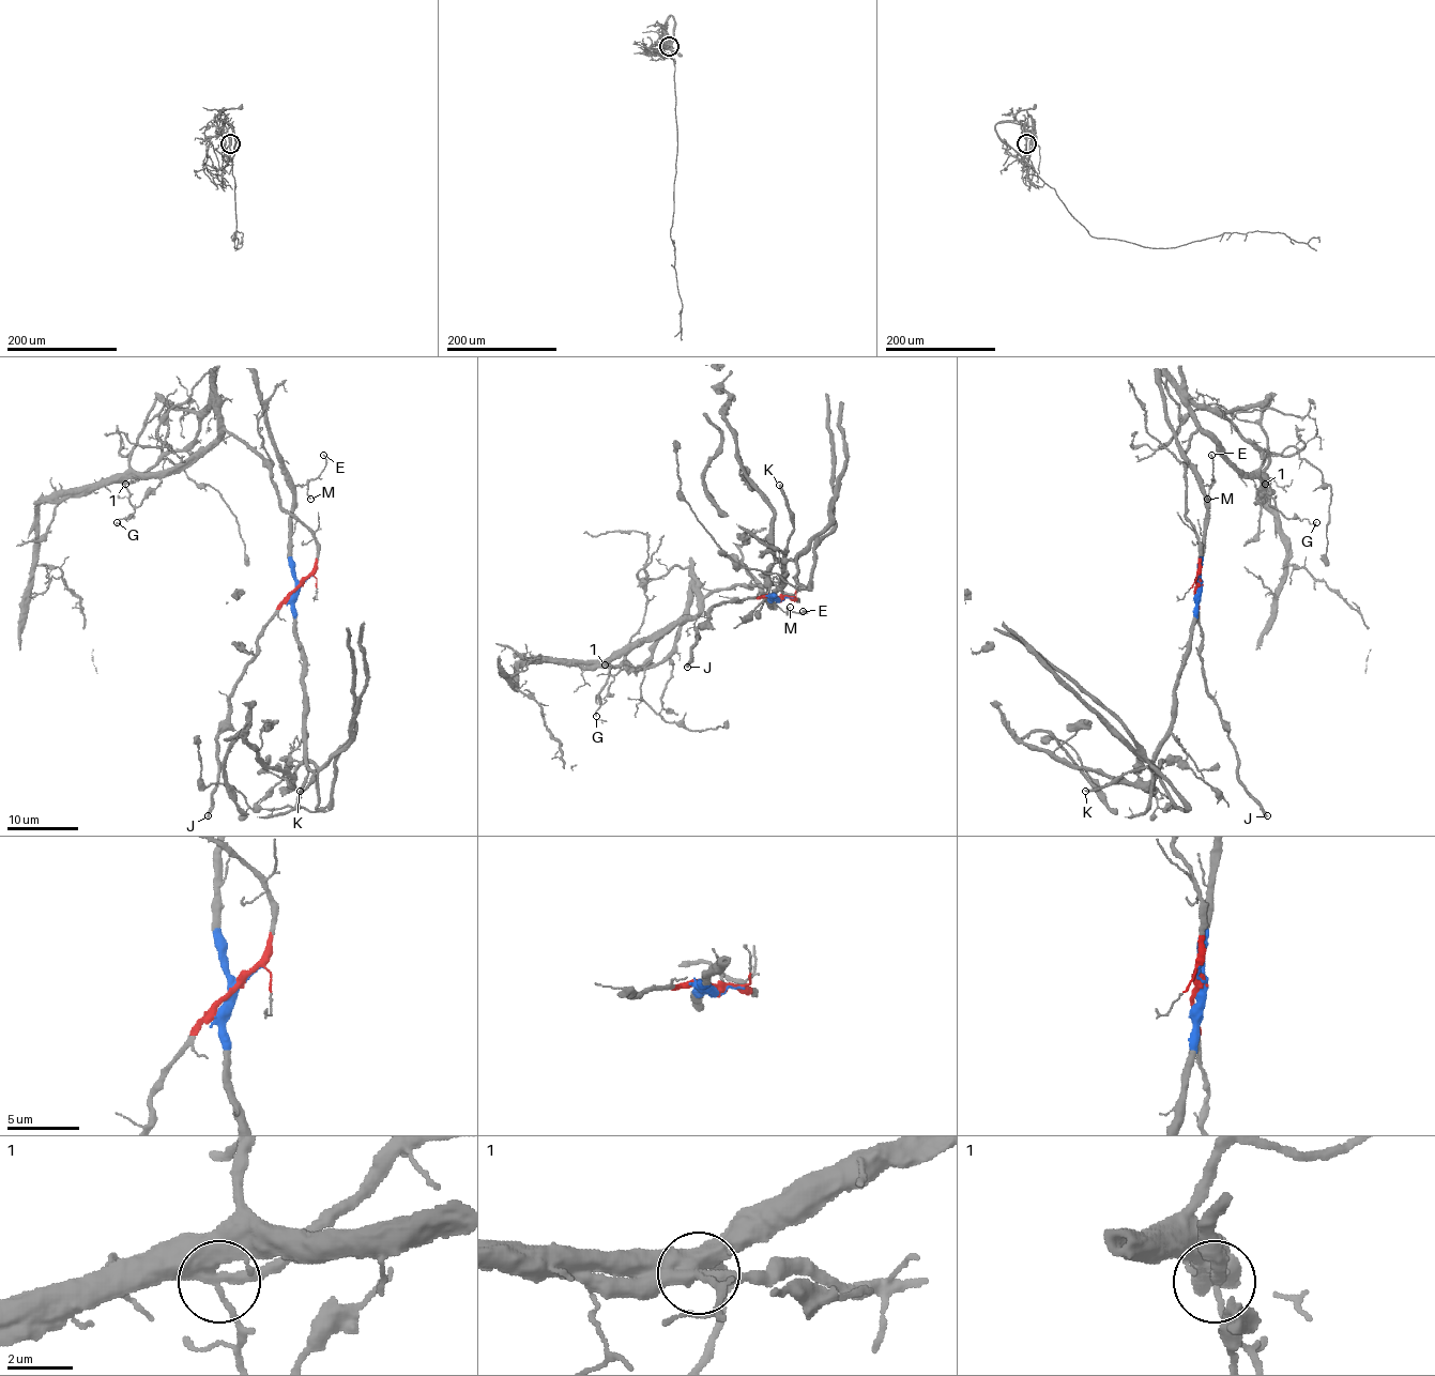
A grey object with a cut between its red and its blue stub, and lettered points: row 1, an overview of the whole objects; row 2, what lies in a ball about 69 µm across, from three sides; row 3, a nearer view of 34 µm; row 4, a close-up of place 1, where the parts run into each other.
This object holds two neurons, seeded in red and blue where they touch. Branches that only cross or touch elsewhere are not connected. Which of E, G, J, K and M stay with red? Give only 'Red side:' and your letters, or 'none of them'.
Red side: G, J

